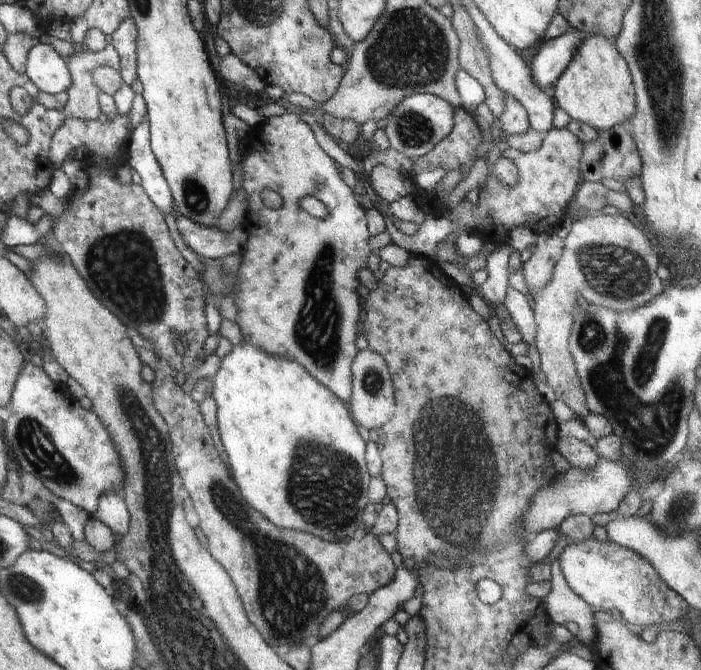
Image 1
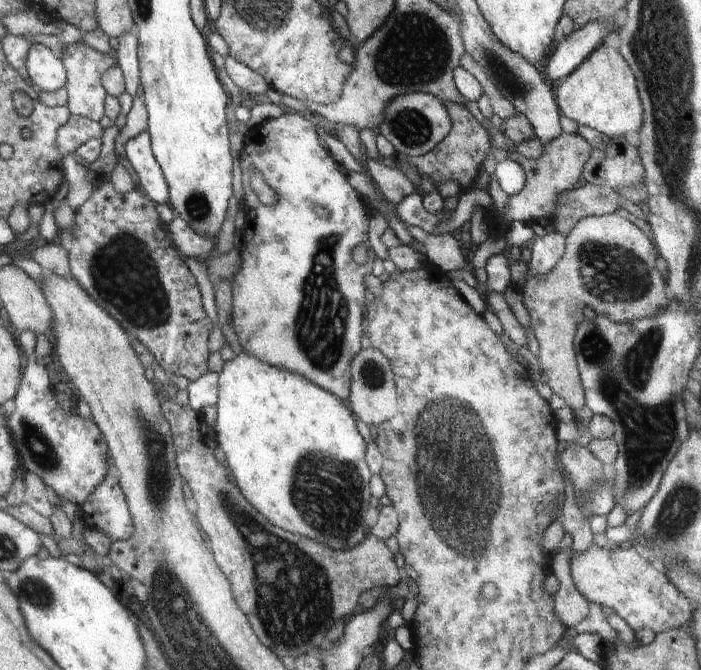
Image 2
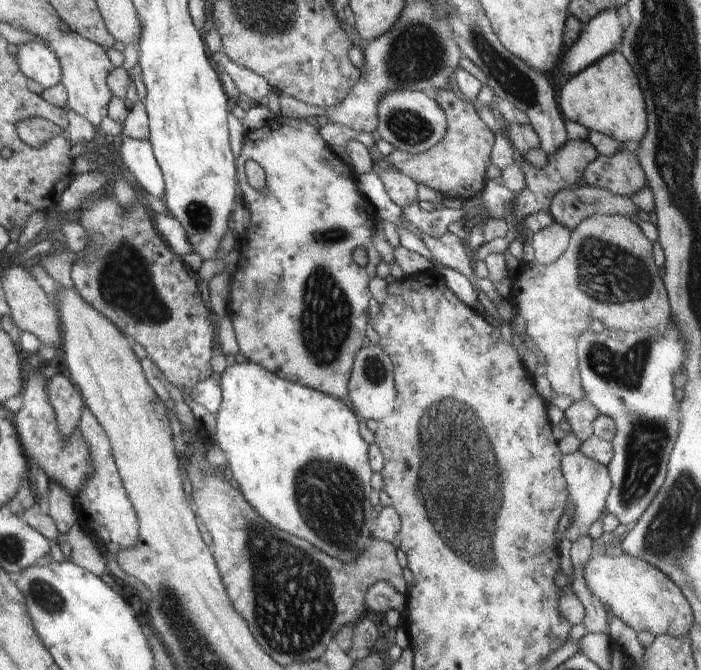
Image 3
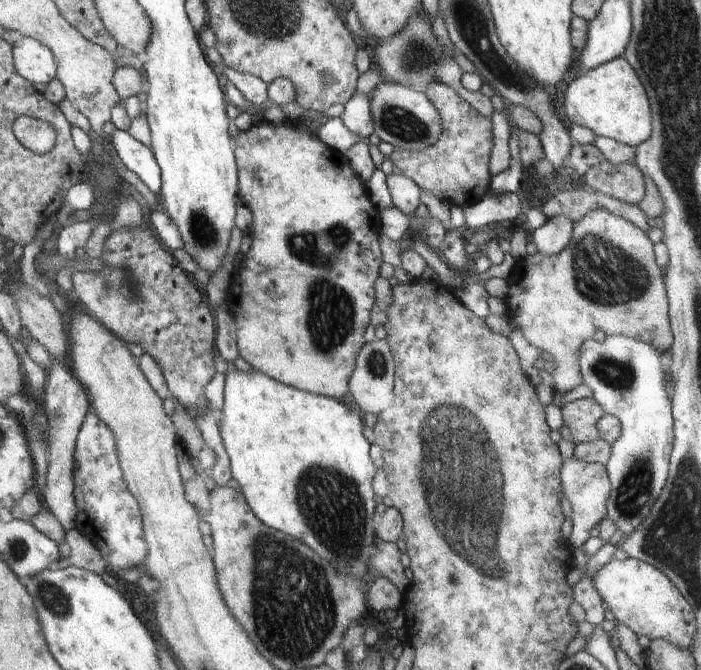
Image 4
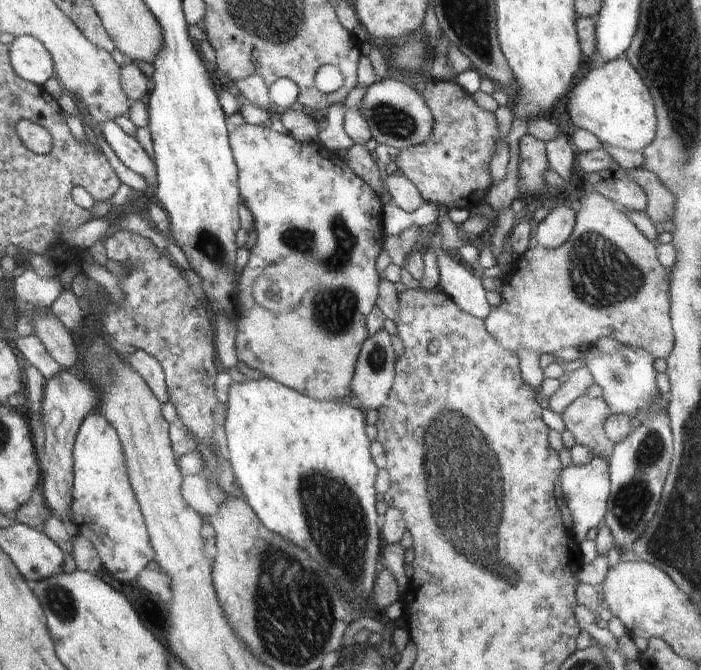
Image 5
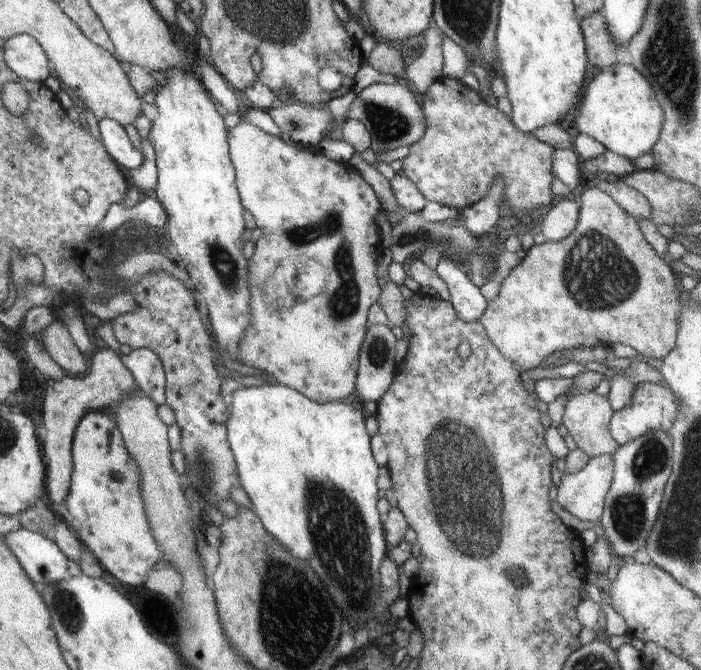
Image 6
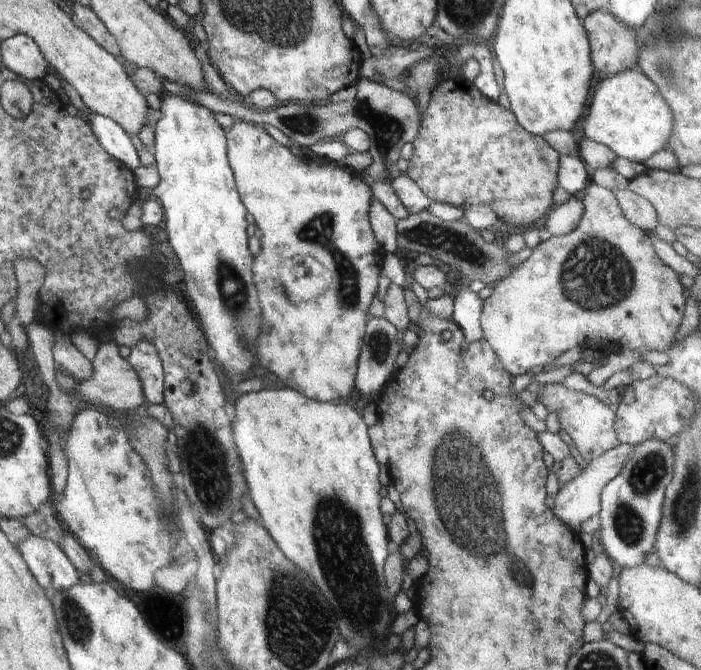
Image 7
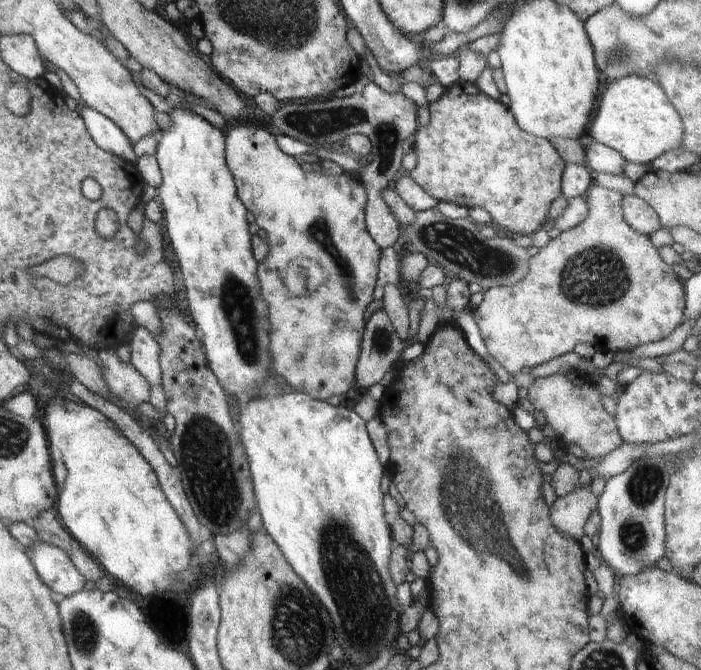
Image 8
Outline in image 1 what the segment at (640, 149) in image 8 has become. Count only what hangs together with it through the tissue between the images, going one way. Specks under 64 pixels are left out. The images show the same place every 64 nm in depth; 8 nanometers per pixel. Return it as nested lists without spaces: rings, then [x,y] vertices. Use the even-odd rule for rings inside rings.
[[[594,33],[580,42],[568,68],[562,72],[550,93],[554,104],[571,120],[584,122],[597,131],[610,130],[616,125],[624,126],[636,114],[634,86],[624,58],[607,38]]]

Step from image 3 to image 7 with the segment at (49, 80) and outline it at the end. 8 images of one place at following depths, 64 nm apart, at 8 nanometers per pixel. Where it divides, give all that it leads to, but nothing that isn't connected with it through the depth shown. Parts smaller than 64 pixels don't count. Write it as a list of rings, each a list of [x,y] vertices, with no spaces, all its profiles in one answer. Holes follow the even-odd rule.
[[[21,33],[1,44],[2,64],[15,73],[21,80],[40,81],[46,77],[46,60],[36,42]]]

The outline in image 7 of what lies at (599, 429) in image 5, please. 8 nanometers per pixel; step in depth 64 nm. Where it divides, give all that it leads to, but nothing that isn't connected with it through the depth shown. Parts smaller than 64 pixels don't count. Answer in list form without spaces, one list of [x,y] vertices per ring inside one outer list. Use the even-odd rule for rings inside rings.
[[[555,386],[546,400],[544,393],[537,398],[538,407],[546,409],[547,412],[558,413],[560,429],[568,433],[568,436],[572,439],[572,444],[578,449],[586,462],[595,460],[607,451],[619,446],[620,442],[614,429],[615,413],[610,410],[608,404],[599,400],[596,396],[589,396],[579,391]]]

